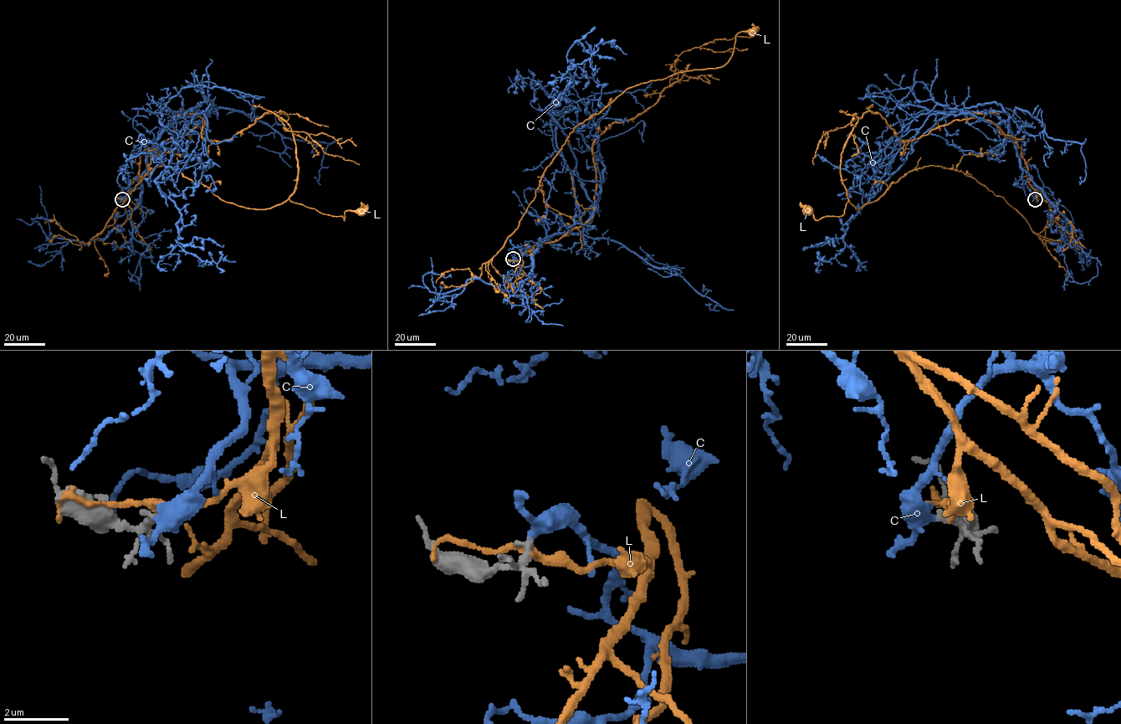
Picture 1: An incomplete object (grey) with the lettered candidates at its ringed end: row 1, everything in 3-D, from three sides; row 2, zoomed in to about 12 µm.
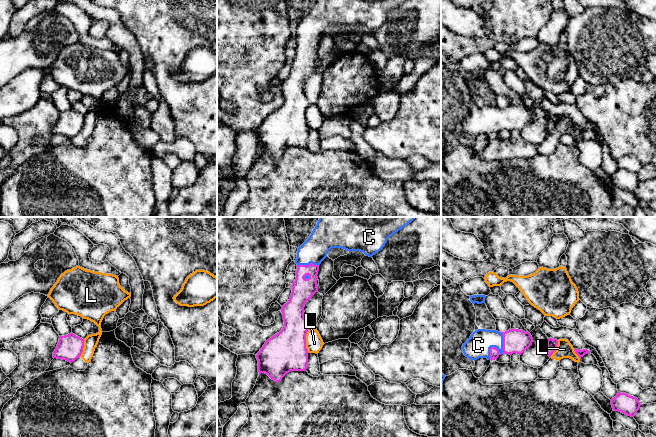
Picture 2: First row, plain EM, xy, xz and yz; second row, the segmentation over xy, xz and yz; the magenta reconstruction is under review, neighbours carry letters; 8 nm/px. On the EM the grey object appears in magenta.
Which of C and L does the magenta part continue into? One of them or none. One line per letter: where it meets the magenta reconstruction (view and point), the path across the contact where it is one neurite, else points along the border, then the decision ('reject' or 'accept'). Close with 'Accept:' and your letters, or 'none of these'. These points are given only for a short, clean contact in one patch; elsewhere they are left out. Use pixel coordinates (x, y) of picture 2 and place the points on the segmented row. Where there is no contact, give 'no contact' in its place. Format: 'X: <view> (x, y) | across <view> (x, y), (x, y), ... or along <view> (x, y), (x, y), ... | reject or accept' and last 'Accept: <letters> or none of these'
C: yz (490, 352) | across yz (494, 352), (490, 352), (483, 345), (478, 345) | accept
L: xz (305, 340) | along xz (310, 328), (306, 334), (306, 349), (308, 352) | reject
Accept: C

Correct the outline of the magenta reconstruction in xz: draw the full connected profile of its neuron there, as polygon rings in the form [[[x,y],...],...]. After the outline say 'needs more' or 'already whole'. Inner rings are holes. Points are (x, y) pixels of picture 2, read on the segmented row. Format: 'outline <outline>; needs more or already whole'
outline [[[319,217],[317,225],[309,238],[298,247],[296,279],[292,283],[290,299],[282,306],[284,326],[282,330],[268,339],[257,353],[258,372],[267,374],[275,382],[280,382],[290,371],[306,371],[308,350],[306,334],[310,329],[305,317],[306,302],[318,291],[317,275],[319,265],[332,248],[347,251],[360,251],[372,257],[387,243],[390,236],[411,223],[416,217]]]; needs more

